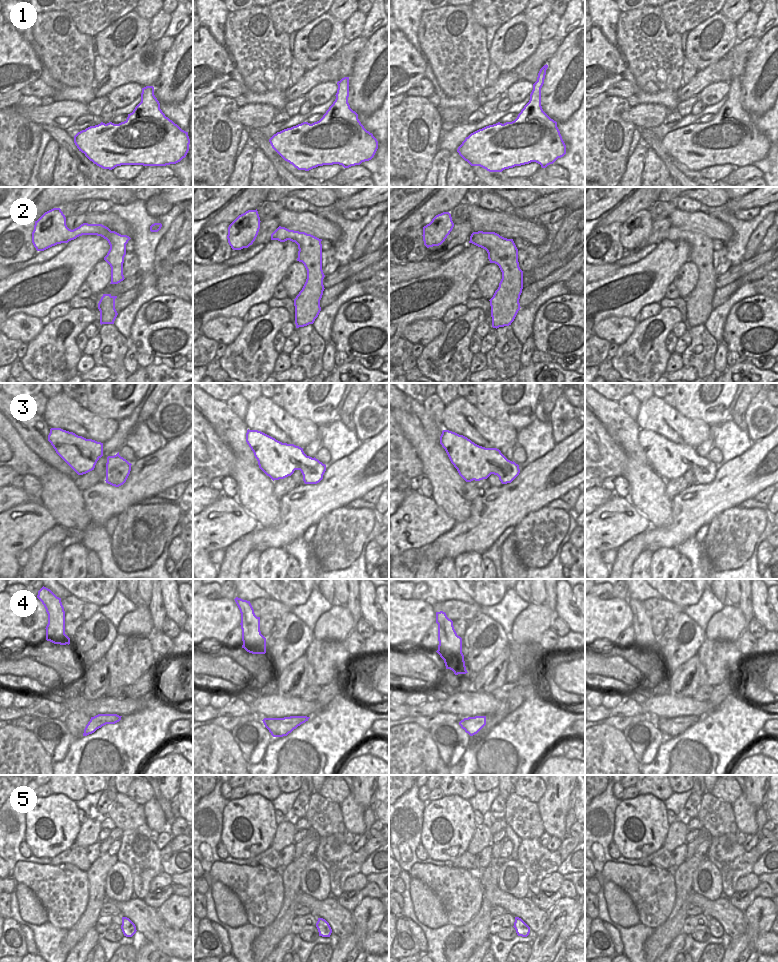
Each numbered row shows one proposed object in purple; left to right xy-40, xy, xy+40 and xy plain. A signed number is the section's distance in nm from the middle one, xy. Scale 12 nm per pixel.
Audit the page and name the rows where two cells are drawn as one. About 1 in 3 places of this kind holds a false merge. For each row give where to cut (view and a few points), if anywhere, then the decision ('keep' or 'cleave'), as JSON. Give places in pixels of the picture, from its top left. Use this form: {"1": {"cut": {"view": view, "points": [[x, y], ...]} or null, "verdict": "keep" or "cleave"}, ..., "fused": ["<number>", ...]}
{"1": {"cut": null, "verdict": "keep"}, "2": {"cut": null, "verdict": "keep"}, "3": {"cut": null, "verdict": "keep"}, "4": {"cut": null, "verdict": "keep"}, "5": {"cut": null, "verdict": "keep"}, "fused": []}

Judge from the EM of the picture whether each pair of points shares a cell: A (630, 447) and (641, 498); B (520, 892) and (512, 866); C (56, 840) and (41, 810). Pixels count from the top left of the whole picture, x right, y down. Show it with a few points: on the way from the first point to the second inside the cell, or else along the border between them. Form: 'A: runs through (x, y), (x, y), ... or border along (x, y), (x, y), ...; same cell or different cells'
A: border along (629, 457), (650, 467); different cells
B: runs through (518, 886), (518, 879), (512, 872); same cell
C: runs through (57, 832), (56, 824), (49, 816); same cell

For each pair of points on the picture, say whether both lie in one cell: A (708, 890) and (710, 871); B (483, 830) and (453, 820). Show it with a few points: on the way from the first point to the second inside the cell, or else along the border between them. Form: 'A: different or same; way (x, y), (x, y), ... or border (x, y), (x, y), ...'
A: same; way (708, 885), (708, 876)
B: different; border (477, 826), (467, 850)

